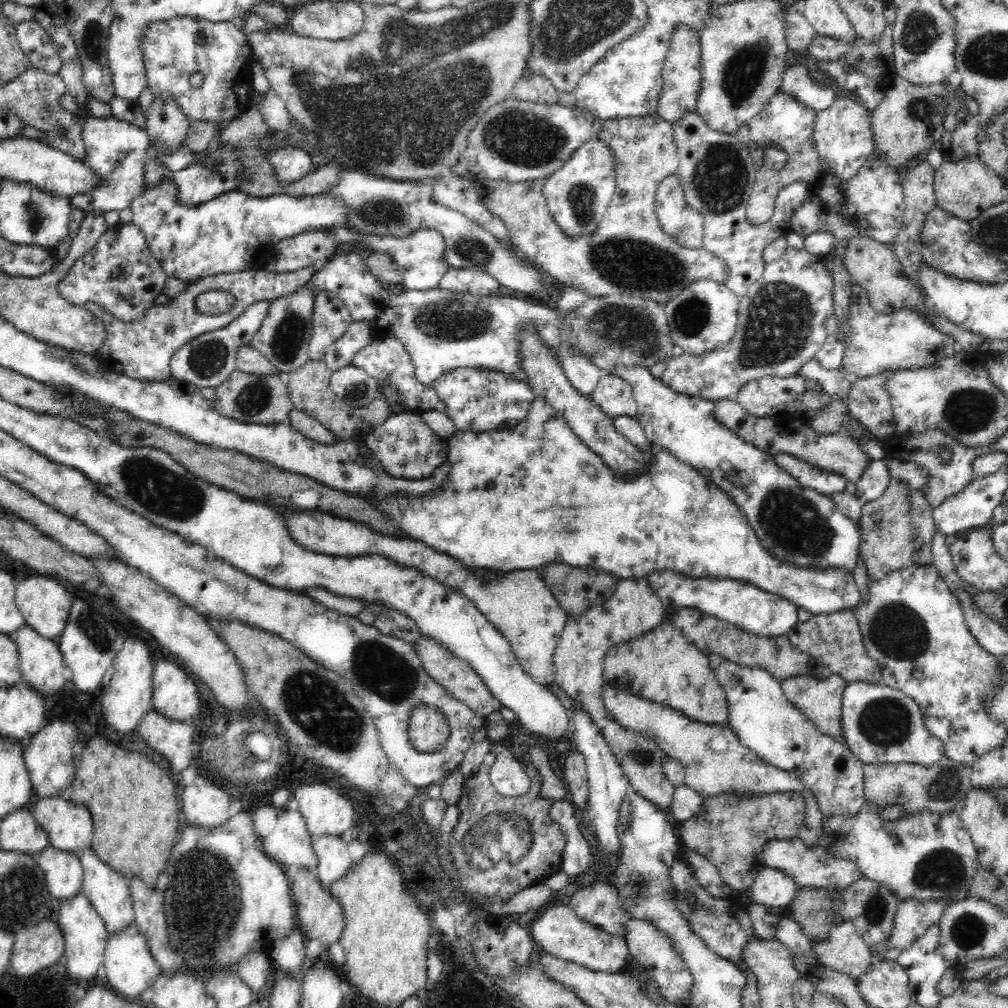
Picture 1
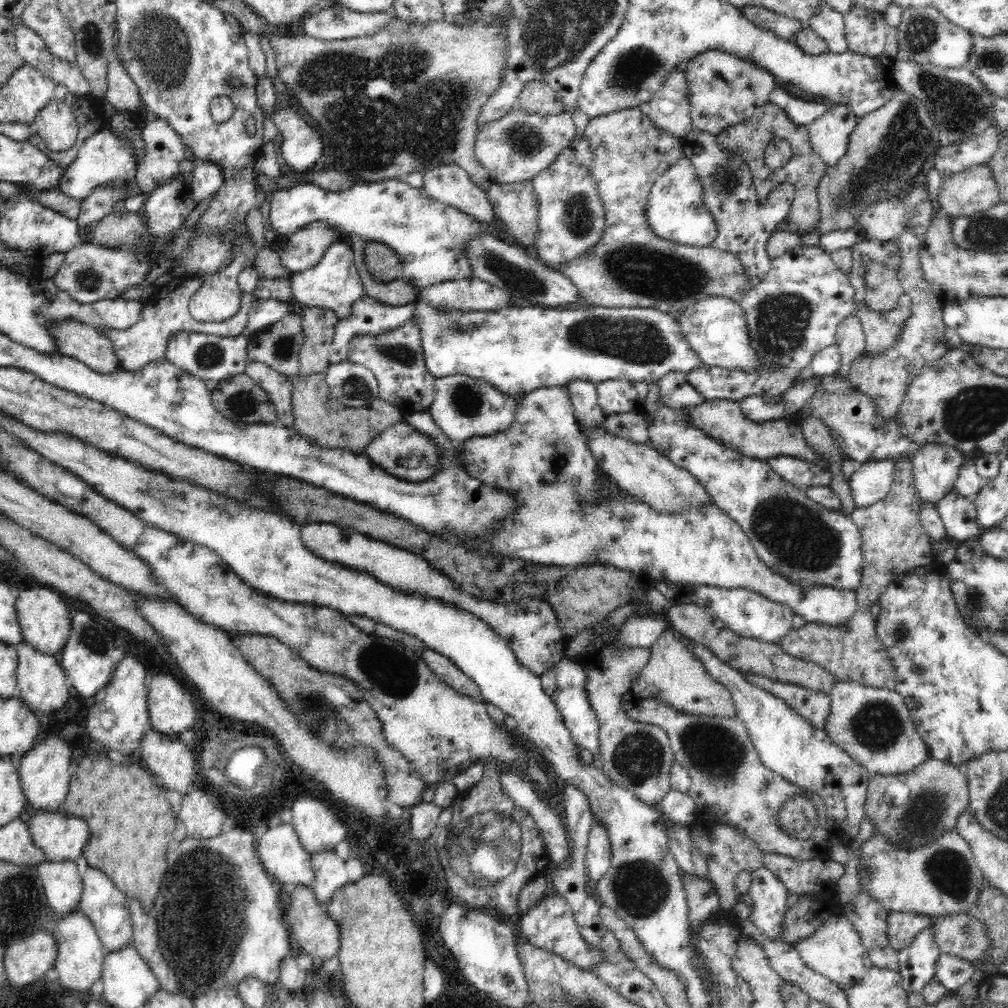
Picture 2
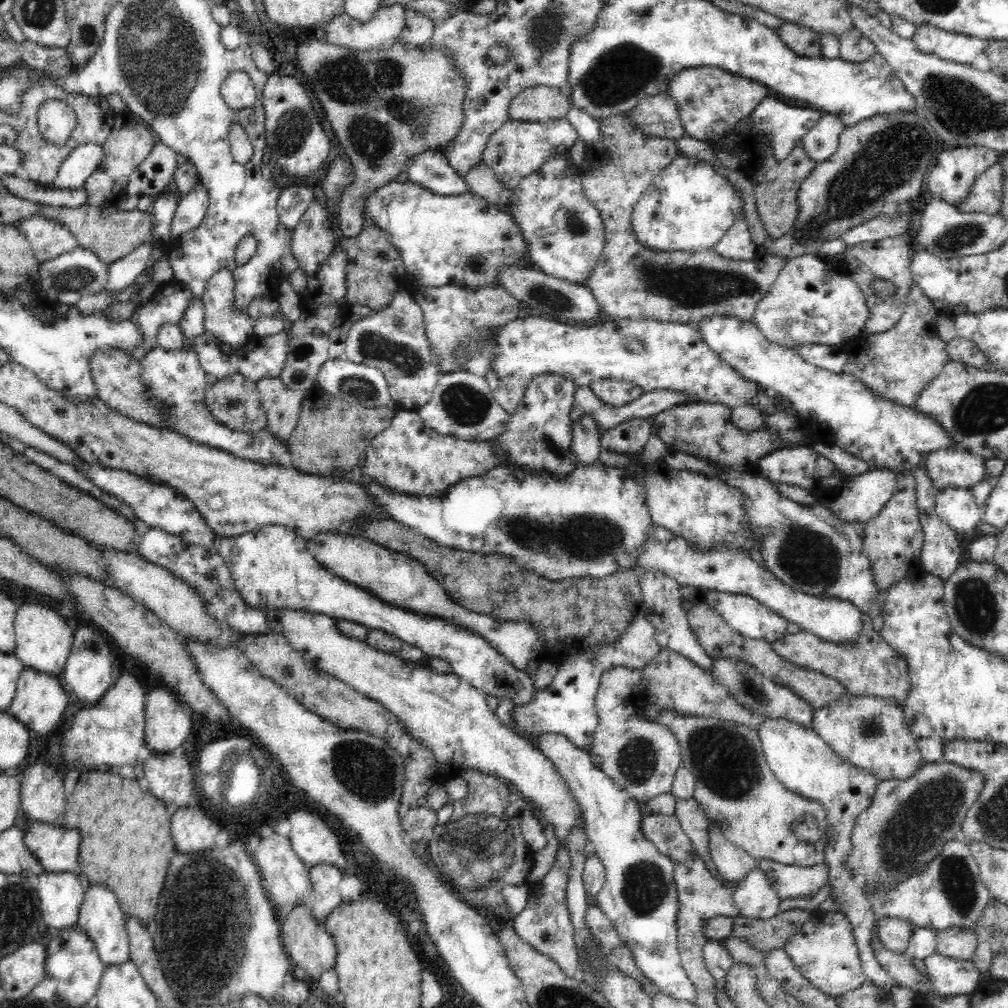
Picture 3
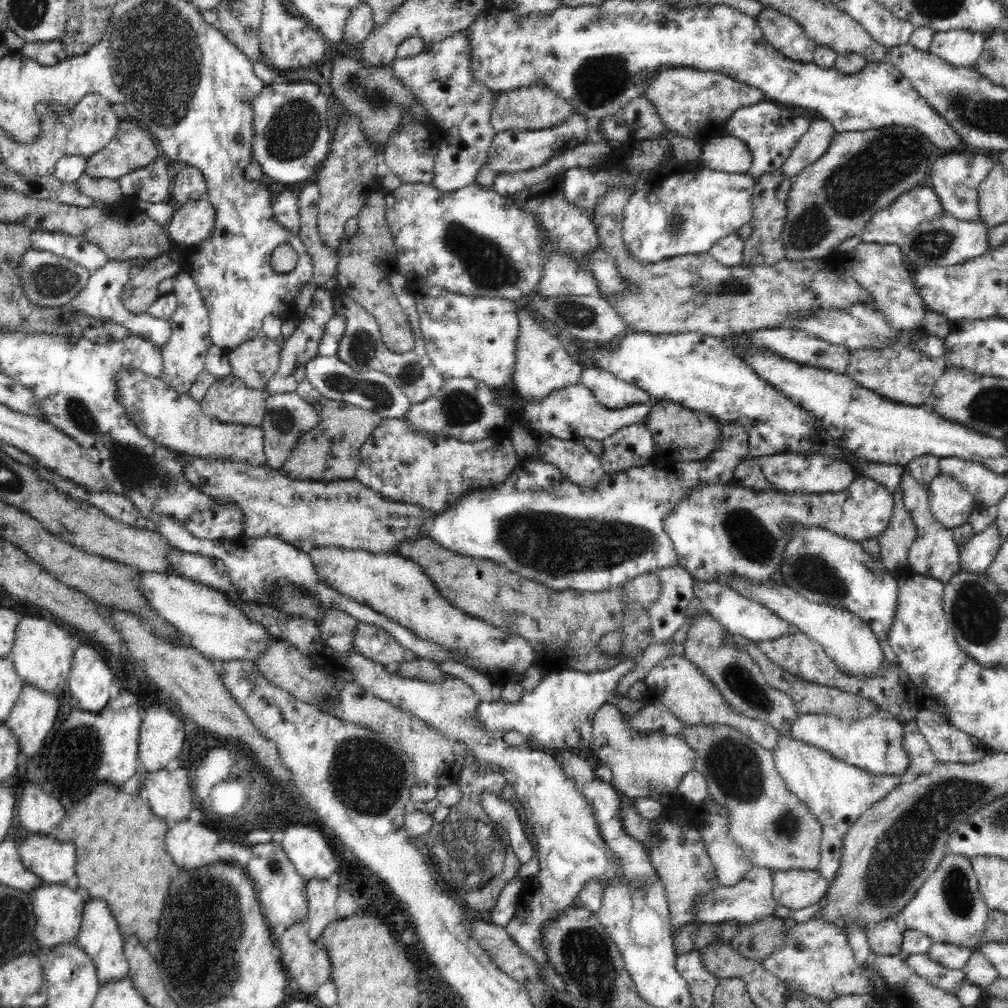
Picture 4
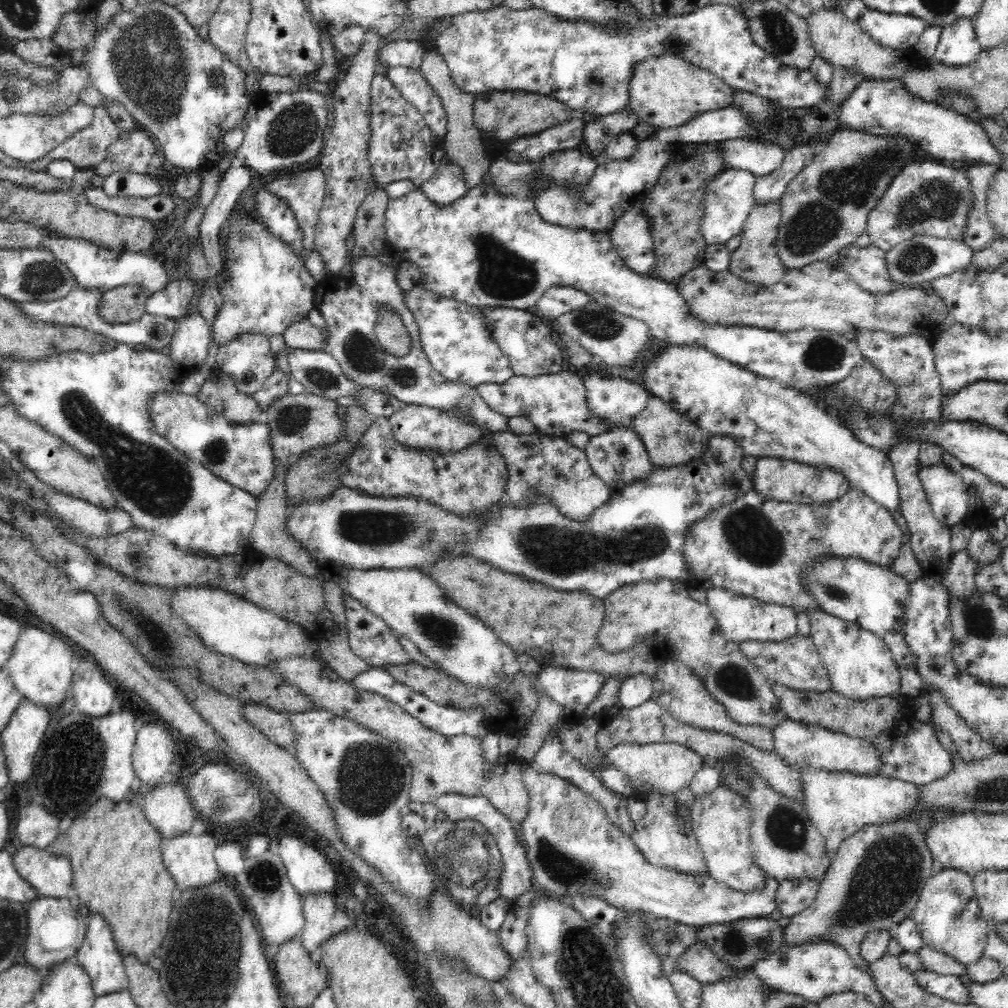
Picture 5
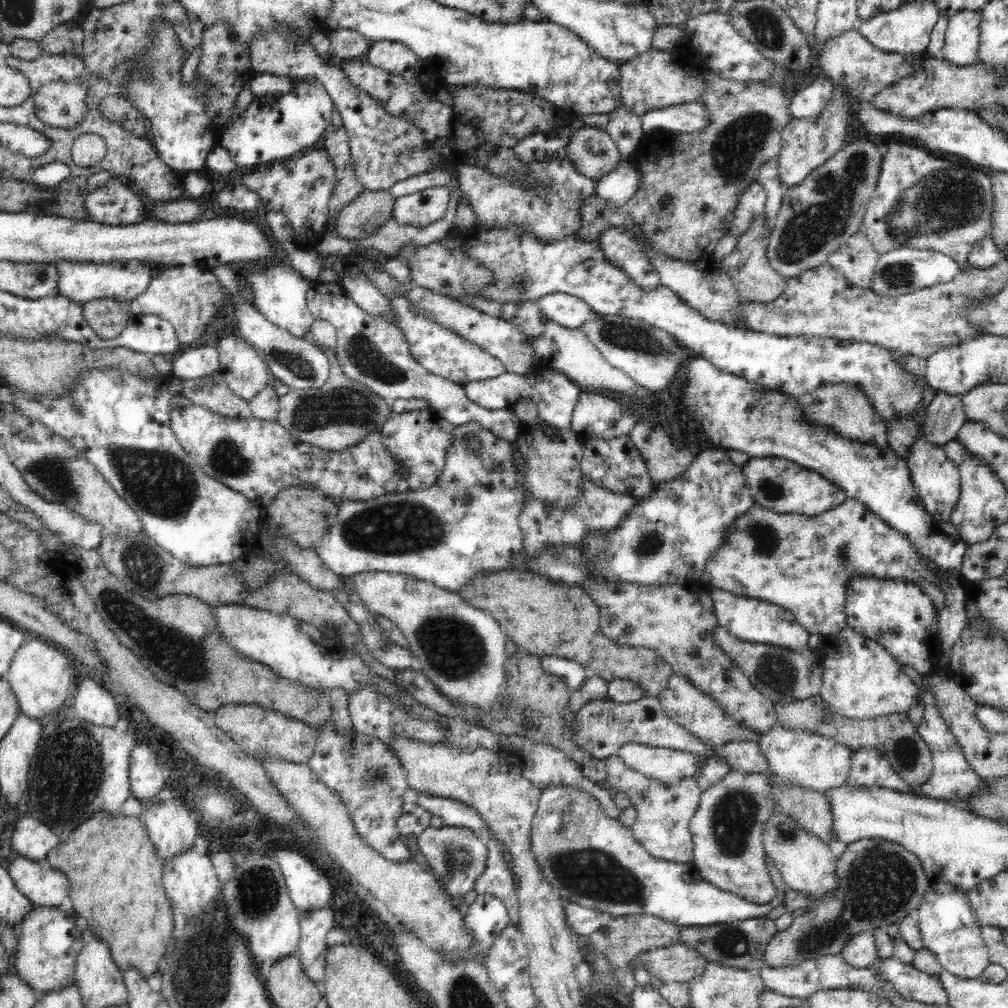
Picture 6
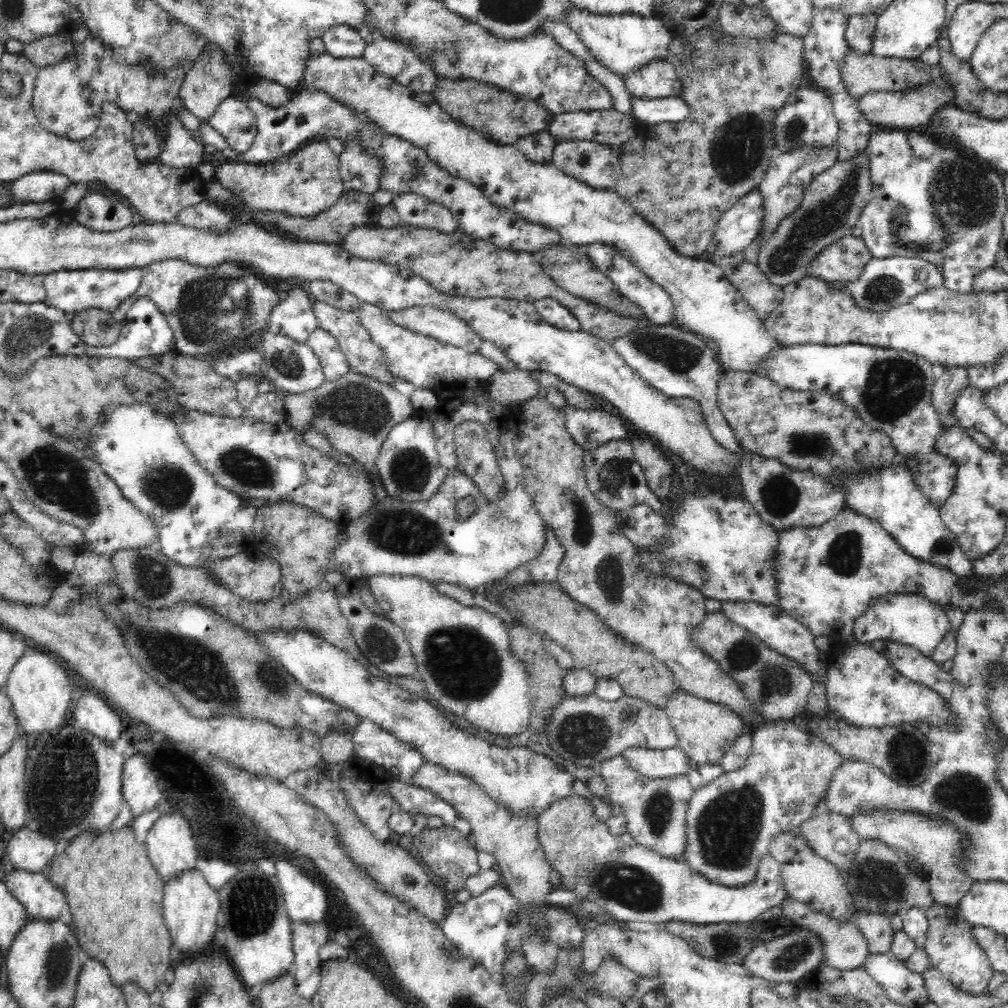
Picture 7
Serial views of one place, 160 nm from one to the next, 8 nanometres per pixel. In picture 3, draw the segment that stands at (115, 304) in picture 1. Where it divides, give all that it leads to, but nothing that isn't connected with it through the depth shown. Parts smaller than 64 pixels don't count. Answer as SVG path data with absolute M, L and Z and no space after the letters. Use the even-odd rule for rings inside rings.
M76 247L70 252L38 262L39 288L48 300L62 305L75 305L85 294L100 293L106 282L108 265L105 265L91 250Z

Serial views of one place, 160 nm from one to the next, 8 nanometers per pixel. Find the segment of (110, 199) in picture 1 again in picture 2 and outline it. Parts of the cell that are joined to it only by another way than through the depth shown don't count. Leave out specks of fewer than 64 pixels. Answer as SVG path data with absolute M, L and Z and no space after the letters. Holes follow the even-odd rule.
M105 123L98 133L94 133L84 141L74 160L63 169L63 176L56 188L61 193L82 201L96 186L122 183L129 186L129 196L134 196L139 193L134 181L136 168L136 157L130 149L130 143L124 137L110 133L110 127Z

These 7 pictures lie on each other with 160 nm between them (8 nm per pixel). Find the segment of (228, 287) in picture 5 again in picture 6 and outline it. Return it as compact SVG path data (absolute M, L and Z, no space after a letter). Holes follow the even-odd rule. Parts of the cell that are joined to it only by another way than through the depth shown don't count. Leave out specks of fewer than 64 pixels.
M283 263L268 266L264 270L248 272L246 282L250 284L257 309L266 317L266 320L287 330L295 337L304 338L308 332L311 332L314 318L306 305L308 304L306 294L313 284L305 276L298 274L292 267Z

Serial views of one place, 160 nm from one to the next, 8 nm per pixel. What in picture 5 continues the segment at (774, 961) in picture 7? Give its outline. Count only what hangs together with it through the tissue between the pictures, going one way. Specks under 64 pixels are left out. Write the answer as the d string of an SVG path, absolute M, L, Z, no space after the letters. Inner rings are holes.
M920 811L919 813L914 813L909 819L905 821L898 821L896 823L890 823L889 825L868 825L858 831L855 835L847 838L838 849L838 858L831 863L830 868L826 872L824 880L819 882L819 892L816 900L810 905L806 910L799 912L796 916L790 918L790 924L783 928L783 940L780 948L788 947L799 947L800 945L805 945L806 943L815 943L816 941L830 942L834 945L842 947L848 953L848 956L854 961L854 964L858 968L870 973L870 966L868 963L860 957L860 942L866 937L866 934L871 931L882 931L882 930L893 930L896 926L910 917L911 912L914 910L916 903L918 903L920 894L926 882L933 876L933 861L928 847L924 847L924 832L928 828L928 815L926 811Z

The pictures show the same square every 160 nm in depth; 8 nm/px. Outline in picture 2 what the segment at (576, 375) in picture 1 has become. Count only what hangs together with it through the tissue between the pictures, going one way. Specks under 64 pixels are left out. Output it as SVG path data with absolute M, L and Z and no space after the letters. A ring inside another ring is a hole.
M572 381L567 388L572 398L575 420L580 427L580 432L585 434L590 429L602 427L607 417L604 415L602 408L597 404L595 383Z

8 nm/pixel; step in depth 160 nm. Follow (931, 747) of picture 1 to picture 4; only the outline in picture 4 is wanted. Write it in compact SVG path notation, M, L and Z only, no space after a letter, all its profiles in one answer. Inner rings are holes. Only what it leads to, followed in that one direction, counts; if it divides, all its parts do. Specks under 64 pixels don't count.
M880 710L871 717L852 722L836 715L798 715L784 735L830 753L834 759L861 768L872 775L901 776L908 768L908 753L902 747L901 722L888 711Z

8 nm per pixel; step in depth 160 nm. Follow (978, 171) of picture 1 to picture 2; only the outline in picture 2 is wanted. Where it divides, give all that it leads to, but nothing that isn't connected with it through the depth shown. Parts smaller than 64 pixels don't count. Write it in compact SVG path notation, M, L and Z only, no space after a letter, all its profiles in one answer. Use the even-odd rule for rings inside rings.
M989 166L972 167L943 180L939 188L939 206L950 216L969 216L1001 202L997 184Z

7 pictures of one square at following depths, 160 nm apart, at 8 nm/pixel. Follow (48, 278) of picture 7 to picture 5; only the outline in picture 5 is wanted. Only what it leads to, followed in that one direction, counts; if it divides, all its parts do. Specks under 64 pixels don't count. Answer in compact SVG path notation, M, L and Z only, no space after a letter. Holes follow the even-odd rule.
M50 237L47 249L70 270L74 277L74 287L106 292L114 287L133 286L146 289L149 294L162 290L168 284L166 269L154 256L140 252L112 250L94 244L91 240L70 237Z

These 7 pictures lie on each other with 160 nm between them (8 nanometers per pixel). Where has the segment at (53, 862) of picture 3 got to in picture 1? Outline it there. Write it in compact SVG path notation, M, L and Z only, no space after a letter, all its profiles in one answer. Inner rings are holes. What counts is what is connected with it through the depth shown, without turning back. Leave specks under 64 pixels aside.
M67 797L39 799L29 809L38 827L46 833L50 846L72 853L91 844L90 812L70 804Z

